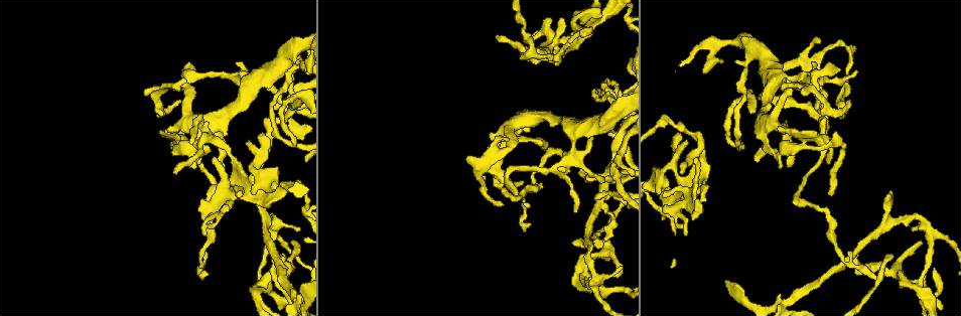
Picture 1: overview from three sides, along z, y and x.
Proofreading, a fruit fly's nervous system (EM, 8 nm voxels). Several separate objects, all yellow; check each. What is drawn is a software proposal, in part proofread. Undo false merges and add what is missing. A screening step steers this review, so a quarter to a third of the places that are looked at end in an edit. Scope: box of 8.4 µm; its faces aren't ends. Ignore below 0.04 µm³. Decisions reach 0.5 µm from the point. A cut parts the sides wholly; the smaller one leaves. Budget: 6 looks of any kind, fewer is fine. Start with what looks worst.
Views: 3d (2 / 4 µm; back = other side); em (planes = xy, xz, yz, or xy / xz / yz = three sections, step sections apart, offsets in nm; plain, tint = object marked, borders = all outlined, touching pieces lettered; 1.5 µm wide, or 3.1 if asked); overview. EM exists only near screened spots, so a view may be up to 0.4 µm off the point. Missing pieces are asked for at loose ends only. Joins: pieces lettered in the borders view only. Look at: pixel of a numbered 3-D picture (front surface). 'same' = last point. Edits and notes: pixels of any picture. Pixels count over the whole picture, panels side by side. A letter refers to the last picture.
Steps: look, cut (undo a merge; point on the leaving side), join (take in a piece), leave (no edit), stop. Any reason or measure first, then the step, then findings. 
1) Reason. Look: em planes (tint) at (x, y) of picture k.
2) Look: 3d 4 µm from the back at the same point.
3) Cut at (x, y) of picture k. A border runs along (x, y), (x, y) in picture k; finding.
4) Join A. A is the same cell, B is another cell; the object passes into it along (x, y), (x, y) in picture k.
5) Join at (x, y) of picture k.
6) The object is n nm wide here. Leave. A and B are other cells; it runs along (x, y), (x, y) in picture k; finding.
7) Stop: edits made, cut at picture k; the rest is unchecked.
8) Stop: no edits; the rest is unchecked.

Abrupt turn. Look: 3d 4 µm at (258, 285) of picture 1.

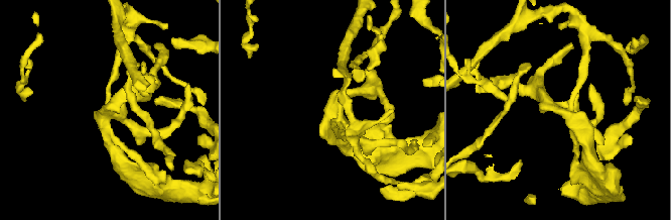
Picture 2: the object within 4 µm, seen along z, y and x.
4 arms meet here. Look: em xz step 8 (tint) at (107, 110) of picture 2.

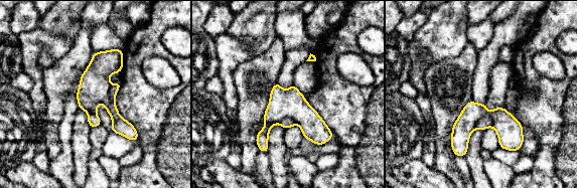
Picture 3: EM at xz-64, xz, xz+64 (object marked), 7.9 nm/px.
Look: em planes (borders) at the same point.

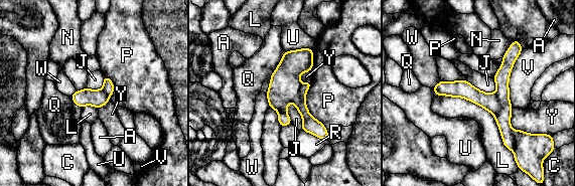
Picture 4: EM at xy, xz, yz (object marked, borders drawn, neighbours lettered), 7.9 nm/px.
Cut at (304, 87) of picture 4. A, C, J, L, N, P, Q, R, U, V, W and Y are other cells; the part that leaves runs along (513, 46), (502, 74), (511, 146) in picture 4; two neurons meet here.

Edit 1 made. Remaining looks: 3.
Look: overview.

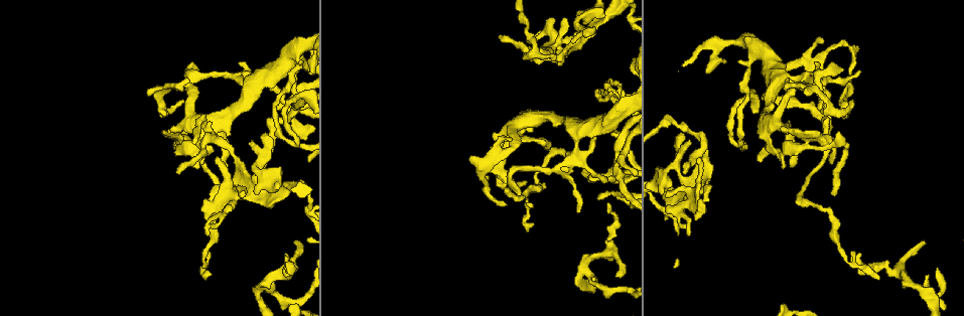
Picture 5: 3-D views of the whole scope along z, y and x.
Arms part here. Look: em planes (borders) at (257, 76) of picture 5.

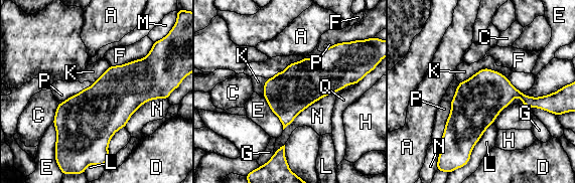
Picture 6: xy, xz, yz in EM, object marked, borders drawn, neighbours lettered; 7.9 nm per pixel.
The longest contact is with N, 700 nm. Leave. A, C, D, E, F, G, H, K, L, M, N, P and Q are other cells; continuous, no second neuron.

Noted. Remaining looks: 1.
Abrupt turn. Look: em planes (borders) at (508, 150) of picture 5.

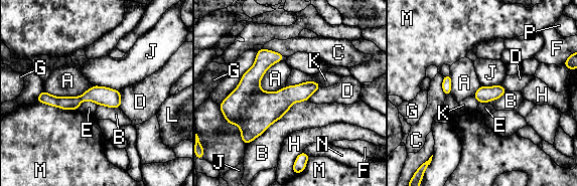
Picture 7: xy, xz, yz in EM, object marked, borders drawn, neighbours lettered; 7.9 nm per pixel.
Leave. A, B, C, D, E, F, G, H, J, K, L, M, N and P are other cells; a border runs along (308, 99), (294, 102), (246, 144) in picture 7; one neuron here.

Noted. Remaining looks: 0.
Stop: edits made, cut at picture 4; the rest is unchecked.

